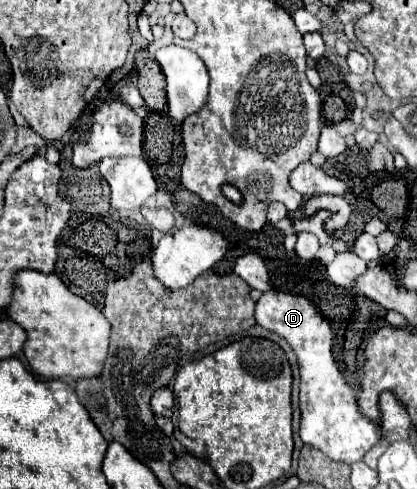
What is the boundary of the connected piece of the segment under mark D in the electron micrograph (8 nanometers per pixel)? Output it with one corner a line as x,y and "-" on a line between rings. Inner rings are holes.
266,291
256,303
256,323
286,339
300,367
300,439
326,453
334,461
356,463
382,437
380,423
364,417
356,403
356,391
346,383
332,357
332,329
328,321
302,295

